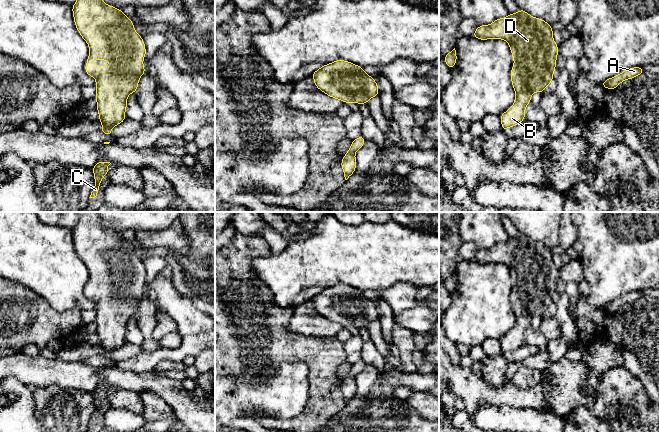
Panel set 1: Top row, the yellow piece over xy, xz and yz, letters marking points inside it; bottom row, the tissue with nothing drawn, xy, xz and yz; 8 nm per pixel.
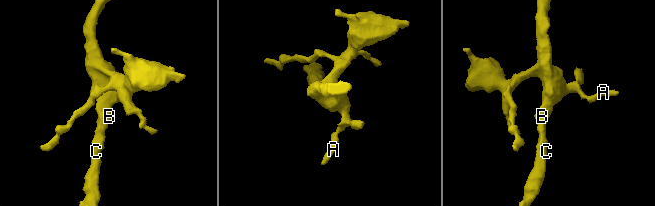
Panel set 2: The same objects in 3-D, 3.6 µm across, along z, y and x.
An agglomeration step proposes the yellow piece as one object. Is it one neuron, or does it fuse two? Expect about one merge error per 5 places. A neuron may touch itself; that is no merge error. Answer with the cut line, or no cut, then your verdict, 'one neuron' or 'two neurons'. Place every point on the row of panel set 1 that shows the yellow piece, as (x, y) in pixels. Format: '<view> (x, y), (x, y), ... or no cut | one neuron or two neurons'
no cut | one neuron

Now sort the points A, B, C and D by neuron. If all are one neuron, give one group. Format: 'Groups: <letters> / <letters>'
Groups: A B C D

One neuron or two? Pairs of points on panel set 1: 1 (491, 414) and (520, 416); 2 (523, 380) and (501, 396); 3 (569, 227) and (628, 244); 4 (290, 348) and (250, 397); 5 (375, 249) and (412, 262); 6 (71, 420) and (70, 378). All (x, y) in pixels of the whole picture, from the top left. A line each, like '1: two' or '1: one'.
1: one
2: two
3: two
4: two
5: one
6: two

